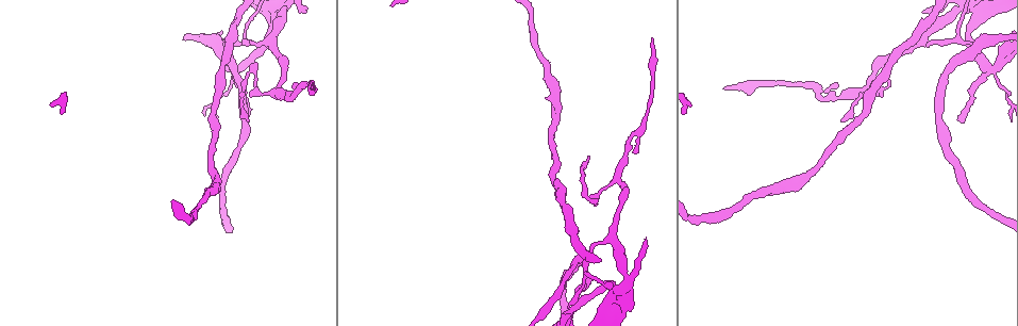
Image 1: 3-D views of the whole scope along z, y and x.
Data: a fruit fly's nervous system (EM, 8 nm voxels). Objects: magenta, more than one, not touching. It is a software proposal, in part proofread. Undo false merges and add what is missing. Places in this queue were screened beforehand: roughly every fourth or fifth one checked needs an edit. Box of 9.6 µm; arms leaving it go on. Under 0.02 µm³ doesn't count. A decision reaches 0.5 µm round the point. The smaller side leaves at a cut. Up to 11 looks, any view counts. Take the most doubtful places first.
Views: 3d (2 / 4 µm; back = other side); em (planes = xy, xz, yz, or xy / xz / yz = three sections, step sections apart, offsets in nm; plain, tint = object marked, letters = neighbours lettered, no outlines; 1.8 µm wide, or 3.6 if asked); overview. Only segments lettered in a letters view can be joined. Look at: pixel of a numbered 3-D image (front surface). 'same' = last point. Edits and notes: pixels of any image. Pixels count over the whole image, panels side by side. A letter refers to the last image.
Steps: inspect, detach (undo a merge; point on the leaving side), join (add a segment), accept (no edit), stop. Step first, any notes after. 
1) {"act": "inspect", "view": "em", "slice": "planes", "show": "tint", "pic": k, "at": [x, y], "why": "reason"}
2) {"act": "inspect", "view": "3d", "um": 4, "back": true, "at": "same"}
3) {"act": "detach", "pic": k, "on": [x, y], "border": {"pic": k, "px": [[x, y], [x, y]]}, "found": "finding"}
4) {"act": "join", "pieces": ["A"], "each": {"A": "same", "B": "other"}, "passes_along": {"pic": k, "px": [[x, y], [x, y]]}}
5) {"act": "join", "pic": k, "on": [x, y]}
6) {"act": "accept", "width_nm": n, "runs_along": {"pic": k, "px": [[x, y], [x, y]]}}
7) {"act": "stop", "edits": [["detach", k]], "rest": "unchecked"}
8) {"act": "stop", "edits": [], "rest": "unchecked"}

{"act": "inspect", "view": "em", "um": 3.6, "slice": "yz", "step": 16, "show": "tint", "pic": 1, "at": [987, 11], "why": "small branch off a trunk"}

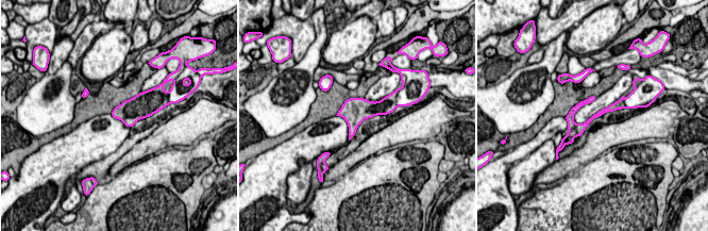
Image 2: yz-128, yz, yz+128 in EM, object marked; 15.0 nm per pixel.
{"act": "inspect", "view": "em", "um": 3.6, "slice": "planes", "show": "tint", "at": "same"}

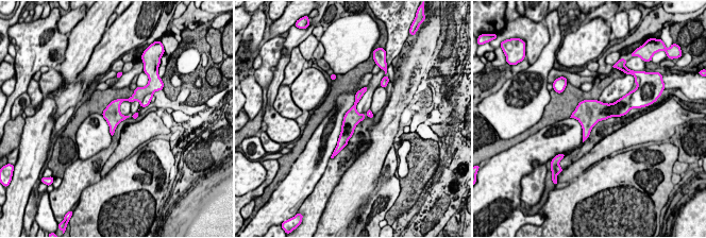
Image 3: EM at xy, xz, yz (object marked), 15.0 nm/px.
{"act": "inspect", "view": "em", "um": 3.6, "slice": "planes", "show": "letters", "at": "same", "why": "what lies round it"}

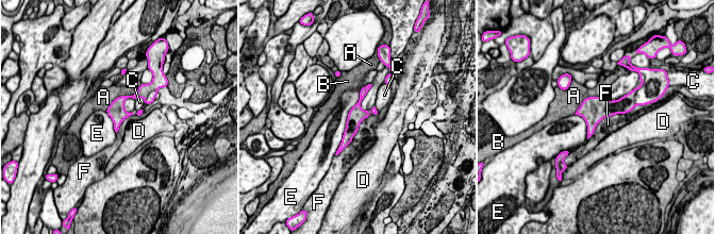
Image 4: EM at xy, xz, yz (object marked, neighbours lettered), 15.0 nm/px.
{"act": "accept", "width_nm": 240, "each": {"A": "other", "B": "other", "C": "other", "D": "other", "E": "other", "F": "other"}, "runs_along": {"pic": 4, "px": [[365, 89], [344, 143]]}, "found": "one neuron here"}

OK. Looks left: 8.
{"act": "inspect", "view": "em", "slice": "xz", "step": 16, "show": "tint", "pic": 1, "at": [957, 119], "why": "branch stops here"}

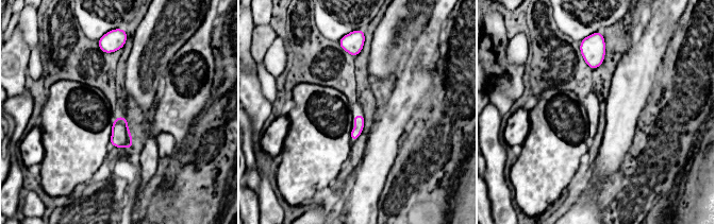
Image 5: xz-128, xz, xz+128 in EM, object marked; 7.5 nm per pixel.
{"act": "inspect", "view": "em", "slice": "planes", "show": "letters", "at": "same"}

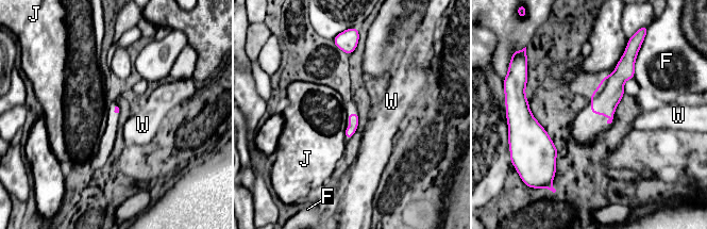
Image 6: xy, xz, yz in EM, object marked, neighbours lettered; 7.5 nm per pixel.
{"act": "accept", "each": {"F": "other", "J": "other", "W": "other"}, "found": "no lettered segment goes on from it"}

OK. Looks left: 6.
{"act": "inspect", "view": "em", "slice": "planes", "show": "plain", "pic": 1, "at": [272, 36], "why": "arms part here"}

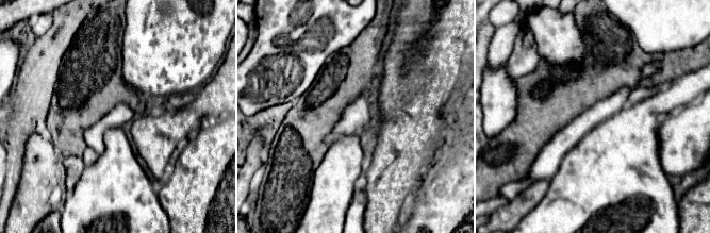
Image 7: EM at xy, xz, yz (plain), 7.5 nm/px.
{"act": "inspect", "view": "em", "slice": "planes", "show": "letters", "at": "same", "why": "see the neighbours"}

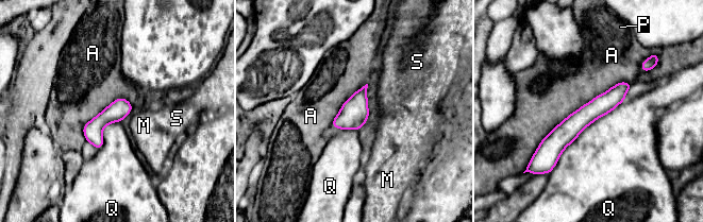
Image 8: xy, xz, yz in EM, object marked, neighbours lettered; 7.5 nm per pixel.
{"act": "accept", "width_nm": 160, "each": {"A": "other", "M": "other", "P": "other", "Q": "other", "S": "other"}, "runs_along": {"pic": 8, "px": [[628, 86], [585, 115], [544, 152]]}, "found": "all the same neuron"}

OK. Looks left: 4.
{"act": "inspect", "view": "3d", "um": 4, "pic": 1, "at": [313, 90], "why": "tapers out"}

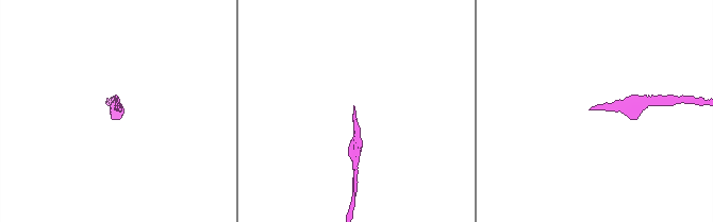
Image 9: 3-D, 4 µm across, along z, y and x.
{"act": "inspect", "view": "em", "um": 3.6, "slice": "xz", "step": 16, "show": "letters", "pic": 9, "at": [353, 106], "why": "now the EM"}

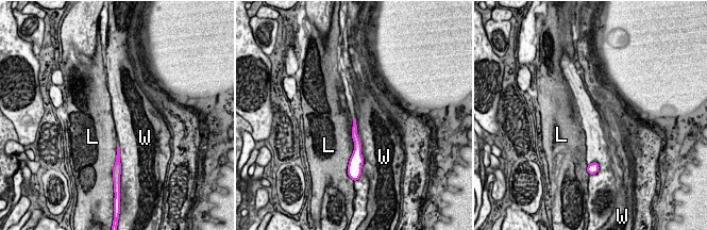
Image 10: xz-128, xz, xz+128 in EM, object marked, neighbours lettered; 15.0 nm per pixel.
{"act": "accept", "width_nm": 100, "each": {"L": "other", "W": "other"}, "runs_along": {"pic": 10, "px": [[354, 128], [356, 150]]}, "found": "none of them fits"}

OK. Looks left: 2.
{"act": "stop", "edits": [], "rest": "unchecked"}

